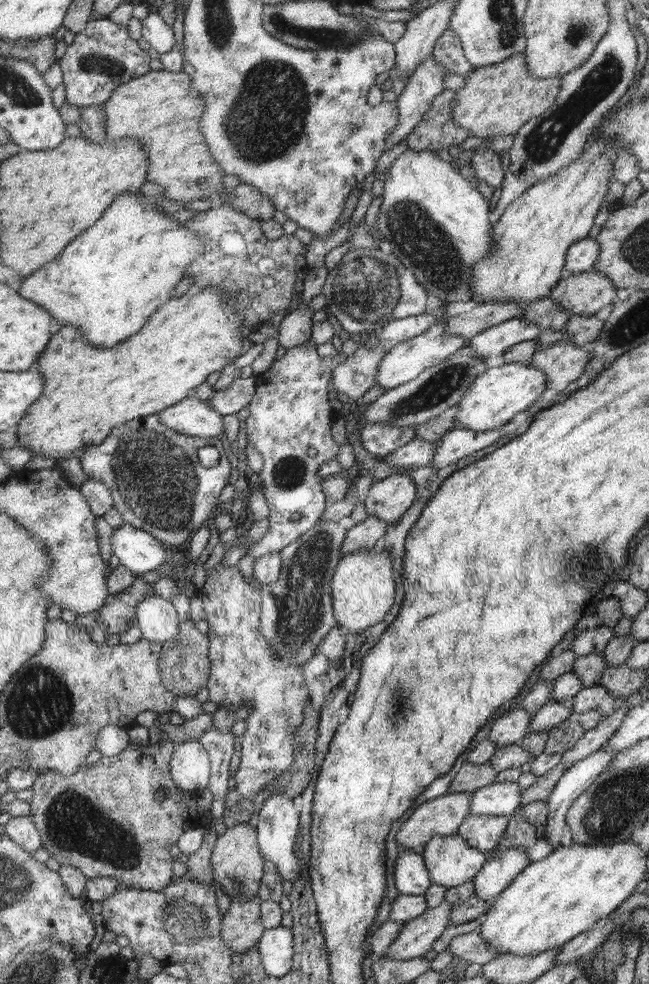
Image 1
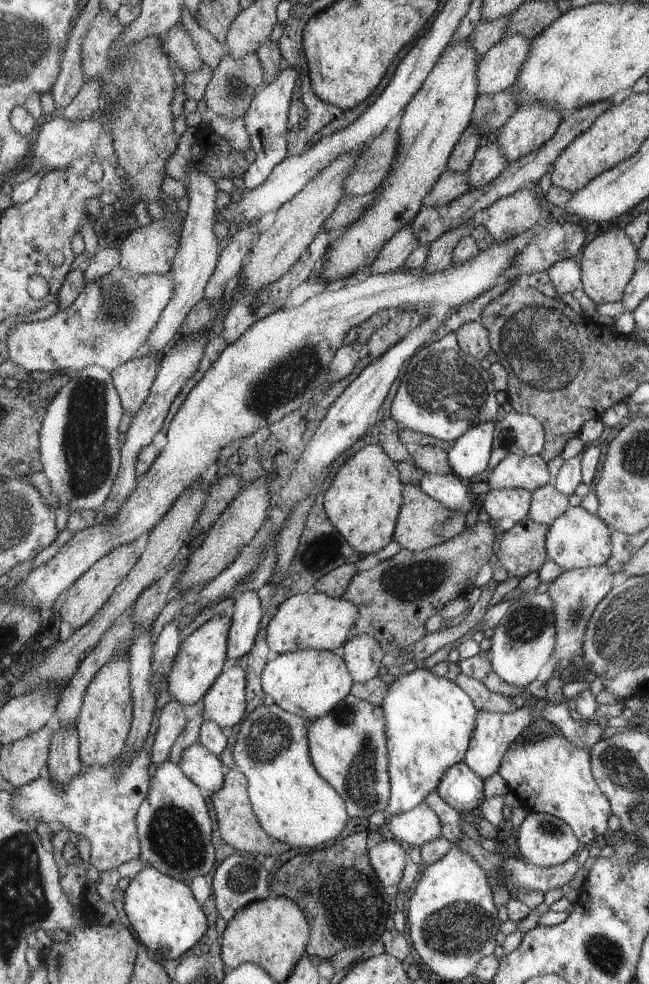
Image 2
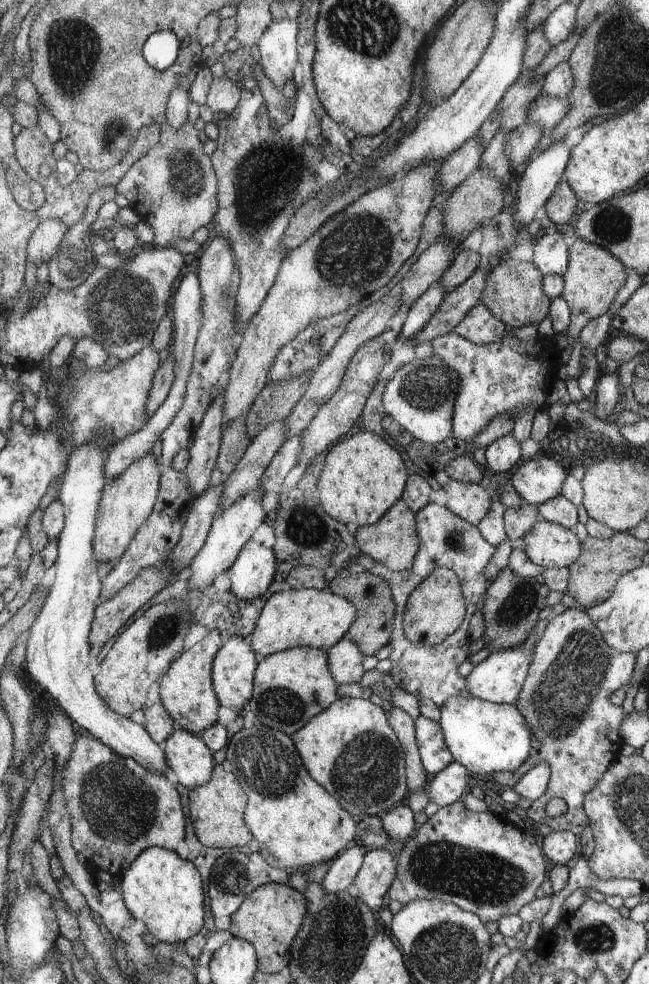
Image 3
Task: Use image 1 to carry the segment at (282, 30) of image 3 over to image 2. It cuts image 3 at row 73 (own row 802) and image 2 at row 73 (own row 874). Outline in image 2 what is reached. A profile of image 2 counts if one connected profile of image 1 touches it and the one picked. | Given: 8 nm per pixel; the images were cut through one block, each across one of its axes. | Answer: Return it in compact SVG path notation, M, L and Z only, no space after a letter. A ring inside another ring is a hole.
M288 67L282 71L273 83L264 84L262 88L254 95L250 103L248 112L243 116L246 130L250 137L250 144L256 152L256 160L249 164L248 170L244 173L243 179L246 184L246 190L252 190L260 186L272 172L272 169L281 163L290 154L288 152L287 132L289 129L288 117L294 92L296 79L300 73L293 68Z

